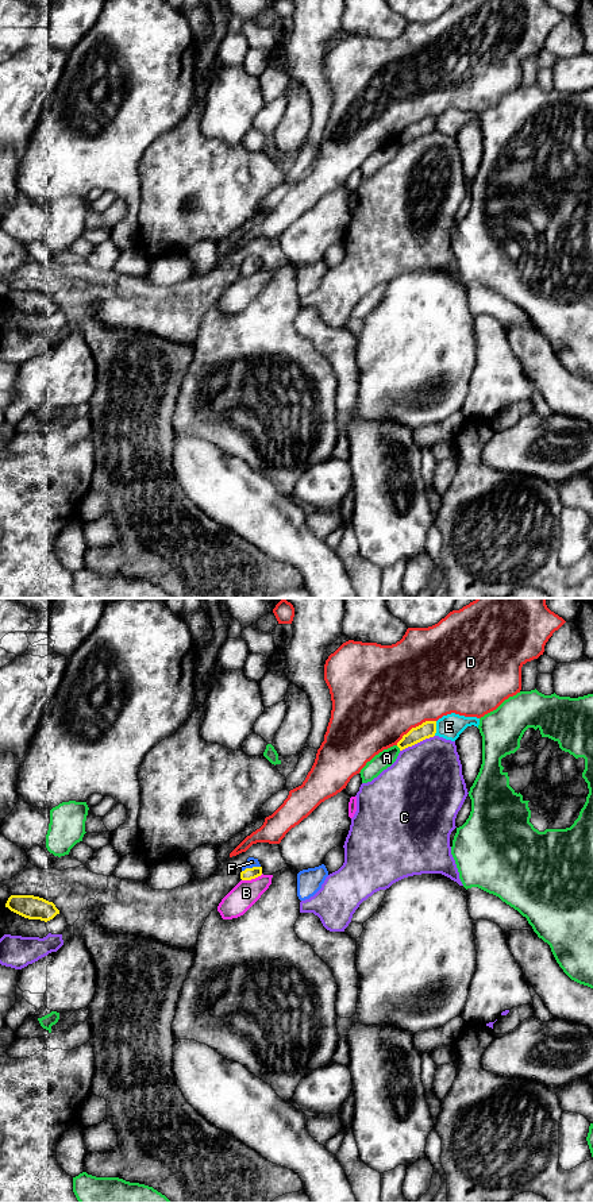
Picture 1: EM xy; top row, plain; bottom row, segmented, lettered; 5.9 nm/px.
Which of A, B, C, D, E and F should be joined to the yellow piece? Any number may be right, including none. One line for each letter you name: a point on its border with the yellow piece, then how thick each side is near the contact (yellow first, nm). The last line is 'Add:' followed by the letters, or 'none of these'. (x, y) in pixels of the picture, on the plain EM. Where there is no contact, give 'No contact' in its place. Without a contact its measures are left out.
F: Touches yellow at xy (250, 263). Thickness 70 nm (yellow) against 60 nm
Add: F

